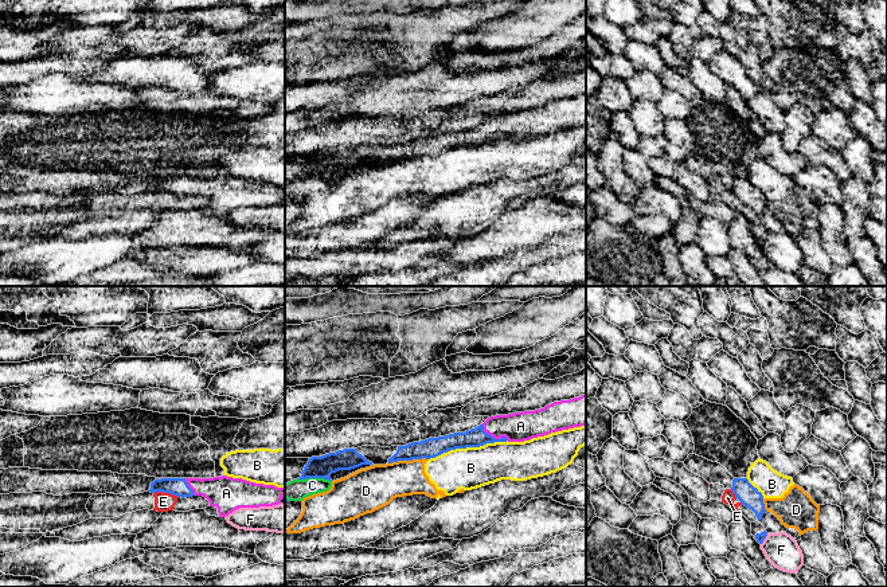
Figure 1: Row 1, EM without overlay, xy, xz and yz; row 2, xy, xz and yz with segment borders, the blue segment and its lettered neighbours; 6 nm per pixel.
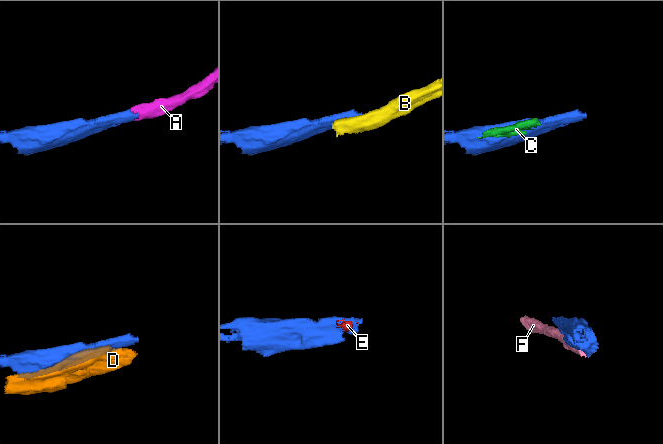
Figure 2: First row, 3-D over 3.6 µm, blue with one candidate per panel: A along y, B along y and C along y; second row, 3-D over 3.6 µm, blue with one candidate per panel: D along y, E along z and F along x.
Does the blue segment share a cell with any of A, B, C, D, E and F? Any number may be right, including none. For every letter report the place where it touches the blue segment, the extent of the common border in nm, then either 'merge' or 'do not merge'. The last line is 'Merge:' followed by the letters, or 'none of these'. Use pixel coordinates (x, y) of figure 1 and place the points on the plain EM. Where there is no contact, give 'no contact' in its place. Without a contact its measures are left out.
A: xz (492, 136) | 190 nm | merge
B: xz (467, 145) | 500 nm | do not merge
C: xz (315, 176) | 200 nm | do not merge
D: xz (407, 159) | 240 nm | do not merge
E: xy (165, 191) | 160 nm | do not merge
F: yz (765, 237) | 80 nm | do not merge
Merge: A

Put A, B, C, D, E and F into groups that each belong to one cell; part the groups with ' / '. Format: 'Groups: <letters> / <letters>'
Groups: A / B D / C / E / F

